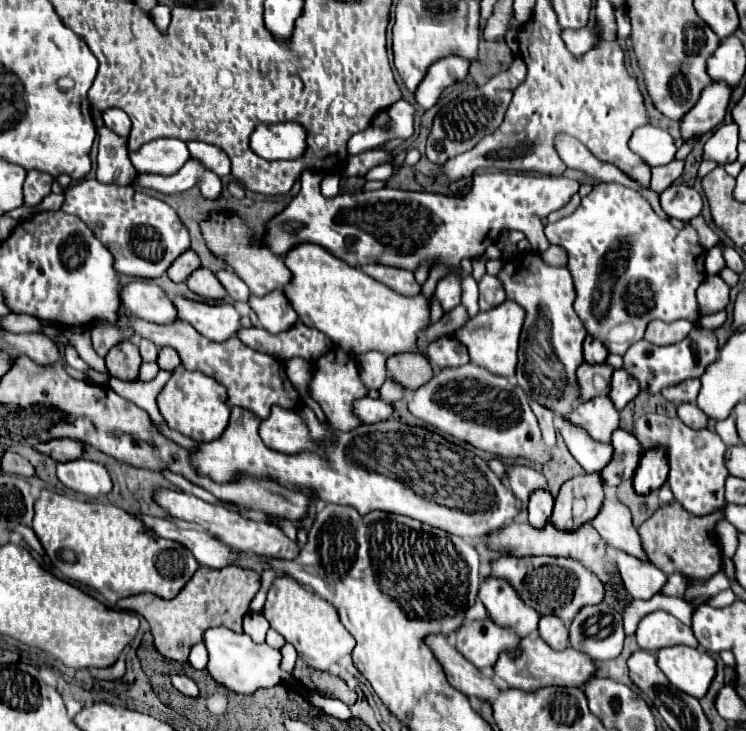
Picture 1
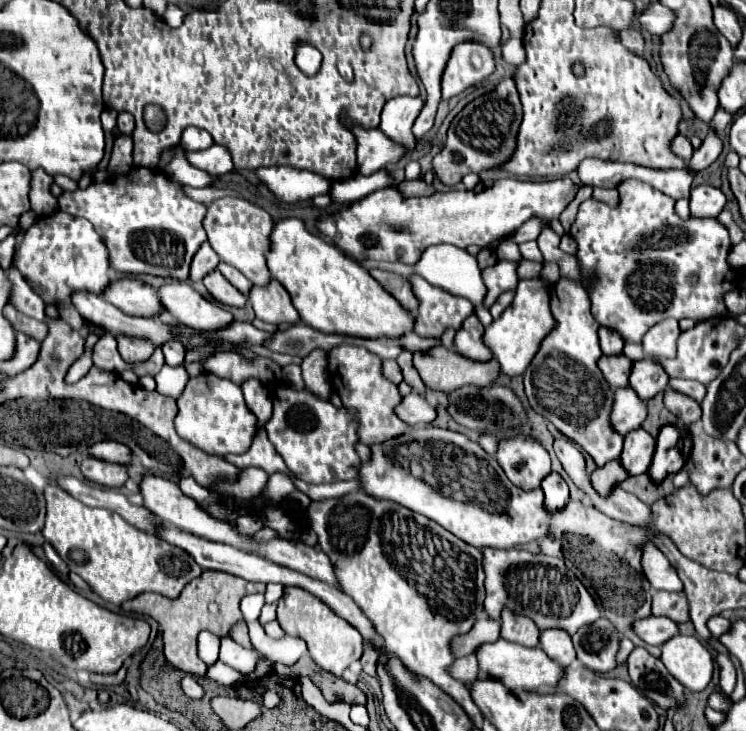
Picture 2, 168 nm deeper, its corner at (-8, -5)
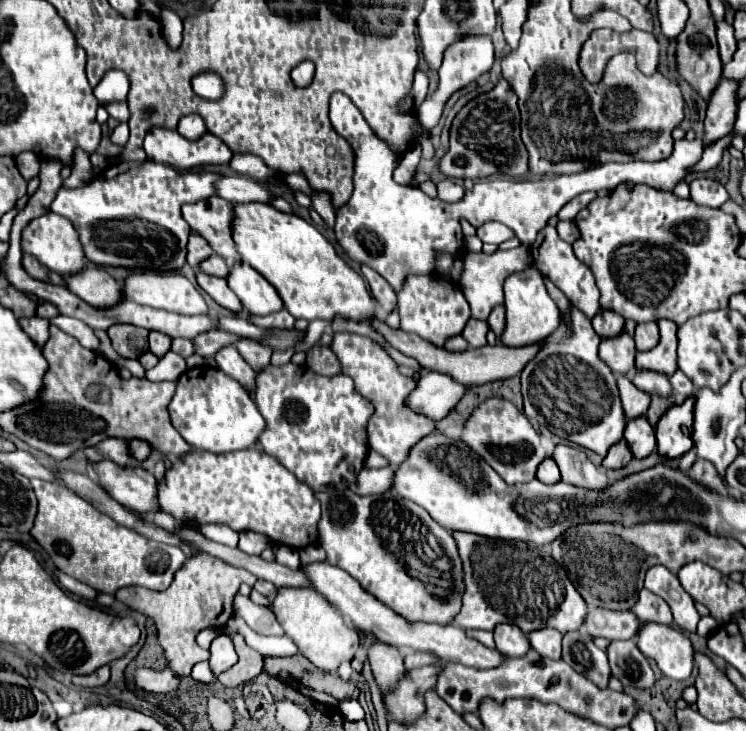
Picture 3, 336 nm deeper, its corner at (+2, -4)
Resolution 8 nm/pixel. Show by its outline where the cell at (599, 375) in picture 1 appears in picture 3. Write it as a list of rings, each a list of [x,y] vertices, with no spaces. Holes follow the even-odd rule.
[[[627,332],[601,340],[601,346],[599,346],[601,360],[605,360],[605,364],[609,364],[609,368],[613,368],[615,374],[617,372],[627,374],[629,370],[633,370],[635,354],[637,354],[637,348],[635,348],[633,336],[629,336]]]

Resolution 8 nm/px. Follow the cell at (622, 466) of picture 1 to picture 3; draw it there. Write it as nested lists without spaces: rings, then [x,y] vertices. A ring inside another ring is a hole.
[[[639,416],[629,420],[625,428],[625,440],[629,440],[629,448],[633,448],[635,458],[645,458],[657,446],[655,428],[649,424],[647,416]]]

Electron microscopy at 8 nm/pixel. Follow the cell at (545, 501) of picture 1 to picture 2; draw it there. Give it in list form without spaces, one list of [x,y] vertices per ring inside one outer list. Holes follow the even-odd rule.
[[[549,473],[543,483],[541,489],[545,493],[545,509],[555,513],[561,511],[565,507],[565,503],[569,501],[569,489],[567,483],[557,475],[557,473]]]

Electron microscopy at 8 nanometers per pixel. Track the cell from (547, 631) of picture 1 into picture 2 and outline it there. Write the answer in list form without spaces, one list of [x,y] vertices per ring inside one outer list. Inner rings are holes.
[[[545,629],[541,633],[541,649],[561,665],[571,665],[575,661],[575,649],[571,643],[571,637],[565,633],[565,629]]]

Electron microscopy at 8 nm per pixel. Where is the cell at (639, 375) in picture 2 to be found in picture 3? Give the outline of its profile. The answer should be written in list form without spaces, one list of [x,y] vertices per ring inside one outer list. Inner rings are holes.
[[[659,320],[661,340],[649,352],[637,354],[637,368],[649,368],[655,372],[663,372],[671,376],[677,370],[677,324],[671,320]]]

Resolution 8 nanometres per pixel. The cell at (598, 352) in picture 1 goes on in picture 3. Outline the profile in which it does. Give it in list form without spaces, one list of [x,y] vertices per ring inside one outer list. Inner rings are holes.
[[[601,310],[593,318],[593,328],[597,330],[597,334],[601,338],[613,338],[613,336],[621,334],[623,326],[625,326],[625,318],[621,314],[617,314],[615,310]]]

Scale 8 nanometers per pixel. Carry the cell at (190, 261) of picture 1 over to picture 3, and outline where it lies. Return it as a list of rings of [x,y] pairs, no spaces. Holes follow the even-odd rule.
[[[193,232],[193,234],[189,236],[189,246],[187,246],[187,248],[189,248],[187,262],[189,262],[191,266],[199,266],[201,260],[205,260],[205,258],[209,258],[209,256],[213,254],[211,246],[207,244],[207,240],[201,238],[197,232]]]

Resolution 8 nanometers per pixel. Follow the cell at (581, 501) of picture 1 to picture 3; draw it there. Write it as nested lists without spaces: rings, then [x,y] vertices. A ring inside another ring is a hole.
[[[623,438],[617,444],[613,444],[613,448],[609,448],[609,454],[605,456],[603,466],[605,468],[623,468],[631,458],[633,458],[633,452],[629,450],[629,446]]]

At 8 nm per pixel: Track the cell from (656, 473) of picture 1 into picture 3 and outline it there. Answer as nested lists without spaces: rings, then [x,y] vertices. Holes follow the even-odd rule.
[[[687,398],[683,404],[671,406],[657,424],[657,448],[665,458],[681,458],[693,448],[691,426],[693,426],[693,404],[695,398]]]

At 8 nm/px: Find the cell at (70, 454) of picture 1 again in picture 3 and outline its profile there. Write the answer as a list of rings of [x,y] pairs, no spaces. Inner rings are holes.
[[[131,440],[129,448],[131,448],[131,456],[137,460],[145,460],[151,454],[151,446],[145,440]]]

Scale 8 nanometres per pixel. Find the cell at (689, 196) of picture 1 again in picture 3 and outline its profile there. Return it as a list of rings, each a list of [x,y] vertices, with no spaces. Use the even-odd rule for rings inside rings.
[[[697,178],[691,182],[691,200],[697,200],[697,204],[705,204],[709,208],[719,208],[729,200],[729,194],[717,180]]]

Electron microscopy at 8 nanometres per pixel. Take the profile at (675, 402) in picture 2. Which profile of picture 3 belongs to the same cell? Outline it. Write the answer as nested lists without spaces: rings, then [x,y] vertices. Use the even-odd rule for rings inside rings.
[[[635,368],[629,378],[643,392],[657,394],[657,396],[669,396],[671,394],[671,384],[669,384],[667,376],[661,374],[661,372],[651,372],[651,370],[645,370],[645,368],[637,370]]]

